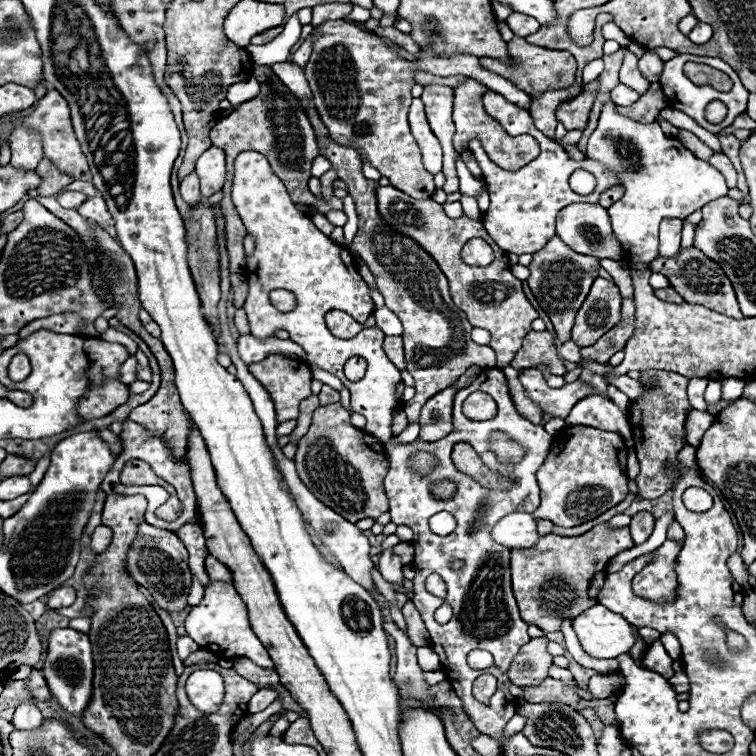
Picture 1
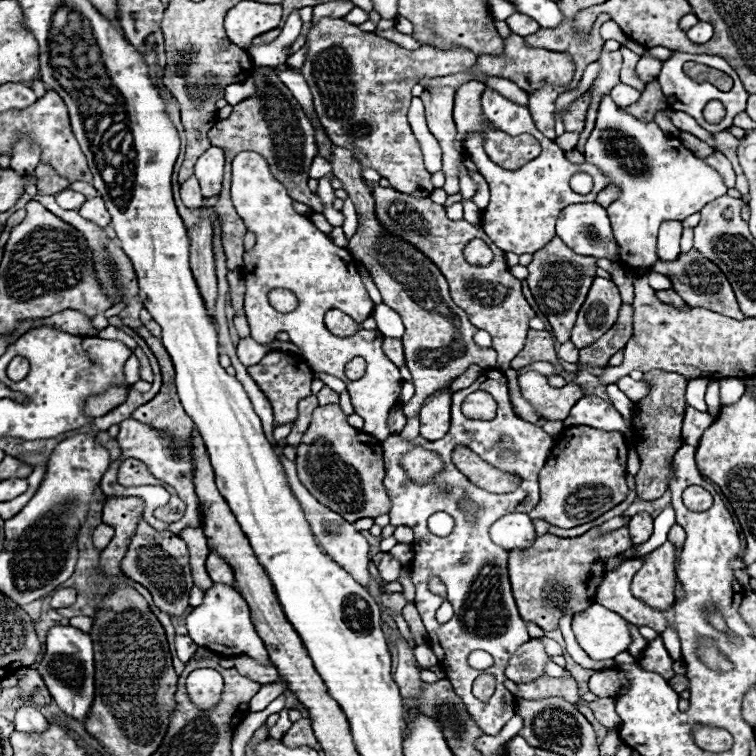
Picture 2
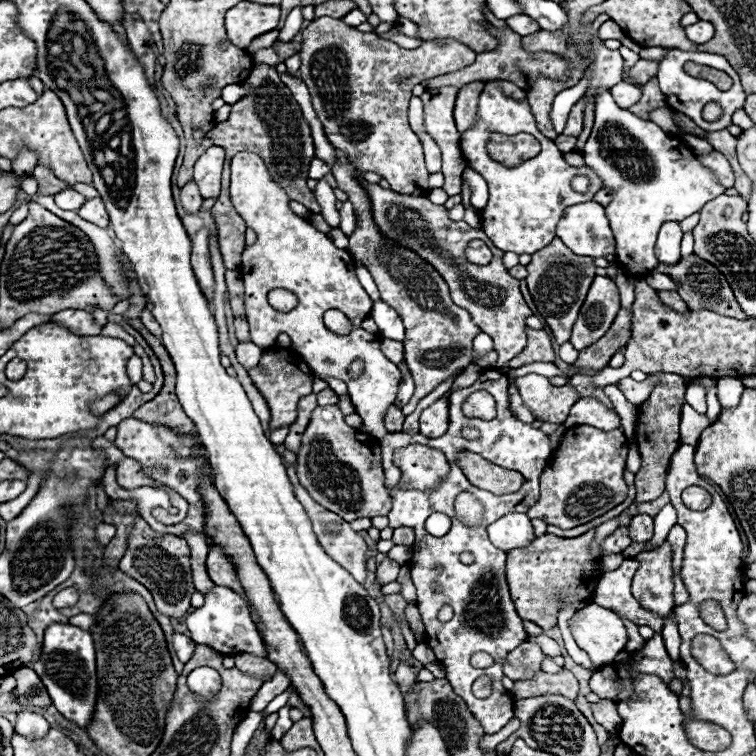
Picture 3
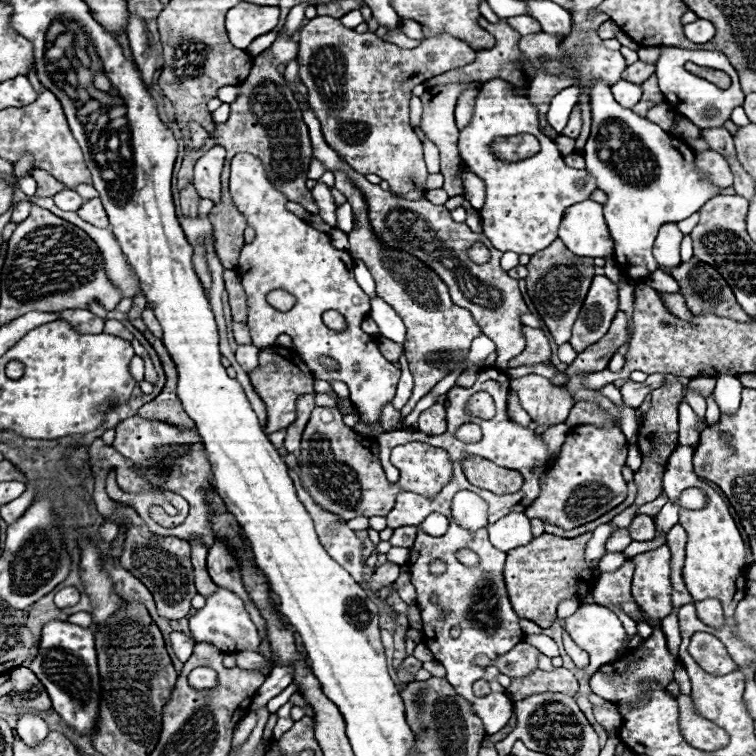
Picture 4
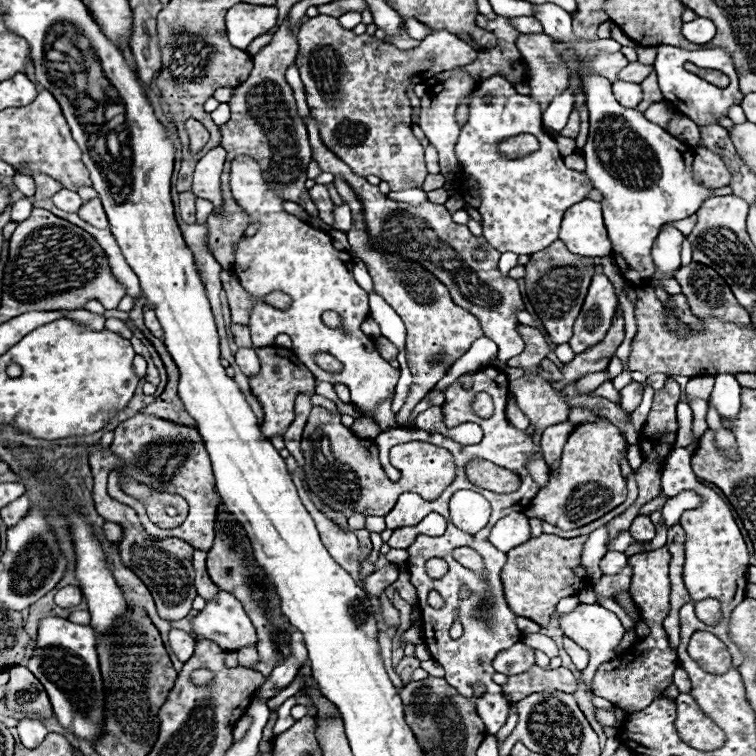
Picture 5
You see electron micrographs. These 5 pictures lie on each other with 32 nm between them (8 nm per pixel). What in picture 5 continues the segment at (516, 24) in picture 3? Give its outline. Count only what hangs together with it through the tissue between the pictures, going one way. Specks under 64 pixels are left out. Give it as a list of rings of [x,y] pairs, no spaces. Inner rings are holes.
[[[518,16],[518,18],[512,18],[510,22],[520,34],[542,34],[544,32],[542,24],[534,16]]]

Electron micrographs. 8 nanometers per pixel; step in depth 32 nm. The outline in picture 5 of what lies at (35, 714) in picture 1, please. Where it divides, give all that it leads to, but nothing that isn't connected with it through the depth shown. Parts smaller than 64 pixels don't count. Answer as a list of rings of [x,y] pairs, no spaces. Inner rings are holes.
[[[24,718],[18,722],[18,734],[20,740],[26,748],[36,748],[40,744],[40,740],[44,740],[44,736],[48,734],[44,724],[40,720],[34,718]]]

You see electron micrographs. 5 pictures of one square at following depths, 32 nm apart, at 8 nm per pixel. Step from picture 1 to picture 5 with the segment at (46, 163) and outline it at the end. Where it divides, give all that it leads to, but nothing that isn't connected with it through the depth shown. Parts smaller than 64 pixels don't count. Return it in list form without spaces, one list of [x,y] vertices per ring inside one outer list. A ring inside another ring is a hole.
[[[38,174],[38,176],[34,176],[34,180],[36,180],[36,194],[34,194],[34,200],[52,198],[56,192],[62,190],[62,184],[56,184],[56,180],[52,180],[50,176]]]

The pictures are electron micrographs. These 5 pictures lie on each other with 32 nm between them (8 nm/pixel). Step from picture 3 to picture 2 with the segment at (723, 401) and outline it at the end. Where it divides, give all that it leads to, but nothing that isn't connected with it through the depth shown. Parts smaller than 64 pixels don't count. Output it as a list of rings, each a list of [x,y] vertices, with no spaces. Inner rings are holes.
[[[722,378],[720,380],[720,402],[724,406],[732,406],[744,394],[744,382],[740,378]]]

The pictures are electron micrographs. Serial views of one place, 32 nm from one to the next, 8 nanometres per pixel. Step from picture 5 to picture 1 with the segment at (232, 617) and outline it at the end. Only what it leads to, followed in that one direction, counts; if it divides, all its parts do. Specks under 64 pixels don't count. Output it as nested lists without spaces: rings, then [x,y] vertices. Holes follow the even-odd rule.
[[[212,582],[206,588],[204,600],[198,606],[192,606],[190,614],[186,616],[186,630],[188,636],[200,646],[210,652],[214,652],[220,658],[236,658],[236,656],[246,656],[252,658],[256,664],[272,668],[272,660],[262,646],[262,642],[256,638],[250,620],[248,620],[248,610],[238,592],[234,590],[232,584],[222,584],[222,582]]]

